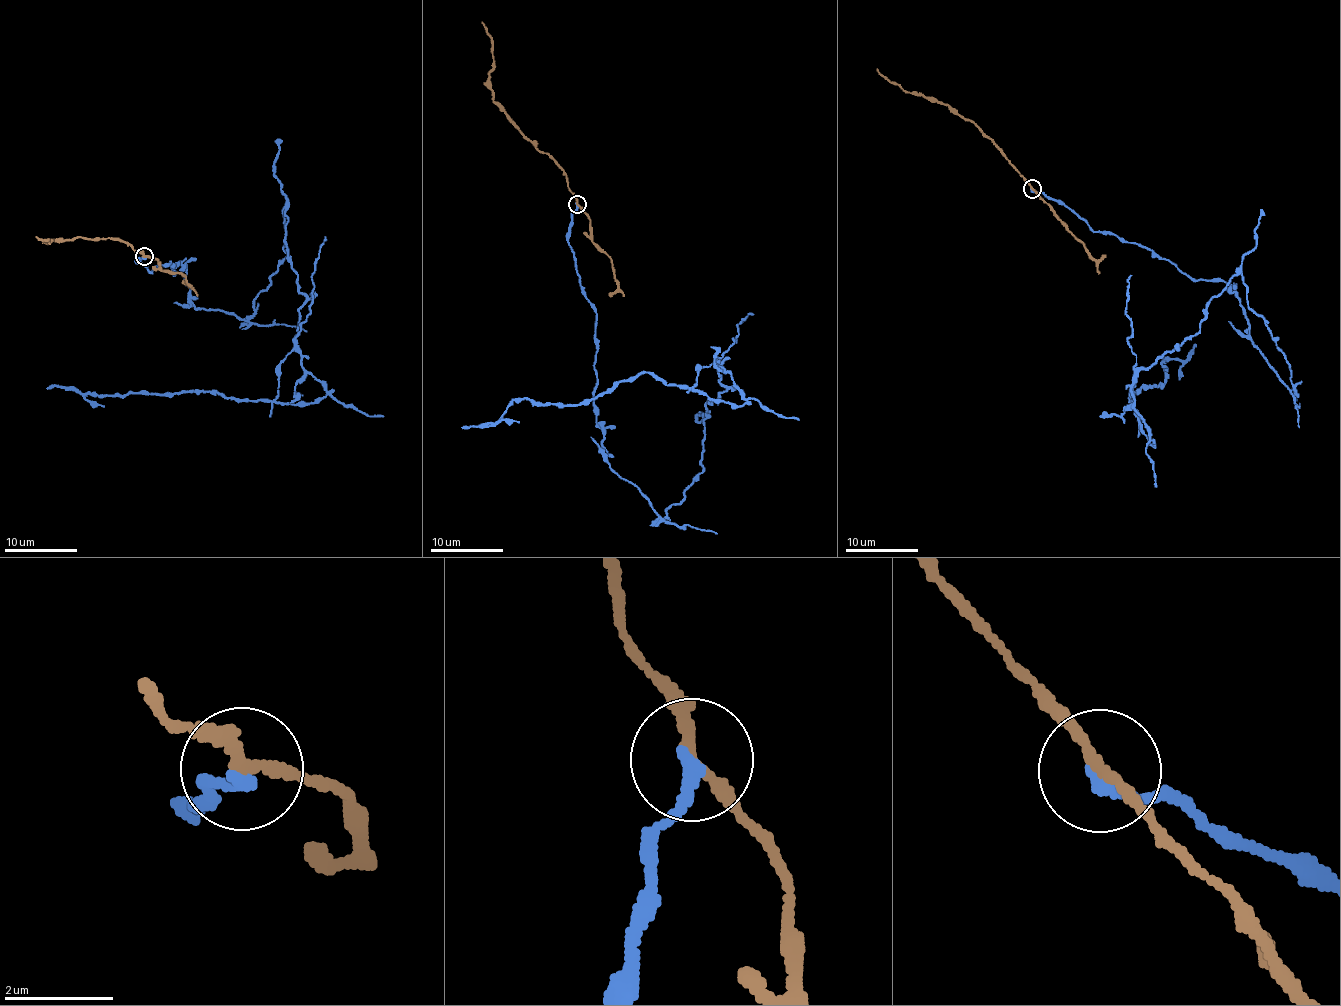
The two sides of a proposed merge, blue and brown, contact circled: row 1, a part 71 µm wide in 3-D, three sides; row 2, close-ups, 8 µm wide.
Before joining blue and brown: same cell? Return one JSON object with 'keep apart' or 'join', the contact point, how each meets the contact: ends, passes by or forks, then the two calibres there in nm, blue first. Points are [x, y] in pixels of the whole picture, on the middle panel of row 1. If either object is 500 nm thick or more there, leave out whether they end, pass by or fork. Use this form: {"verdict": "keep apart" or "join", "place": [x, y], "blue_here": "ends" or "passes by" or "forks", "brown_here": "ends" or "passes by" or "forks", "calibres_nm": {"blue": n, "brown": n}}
{"verdict": "keep apart", "place": [577, 204], "blue_here": "ends", "brown_here": "passes by", "calibres_nm": {"blue": 260, "brown": 200}}

